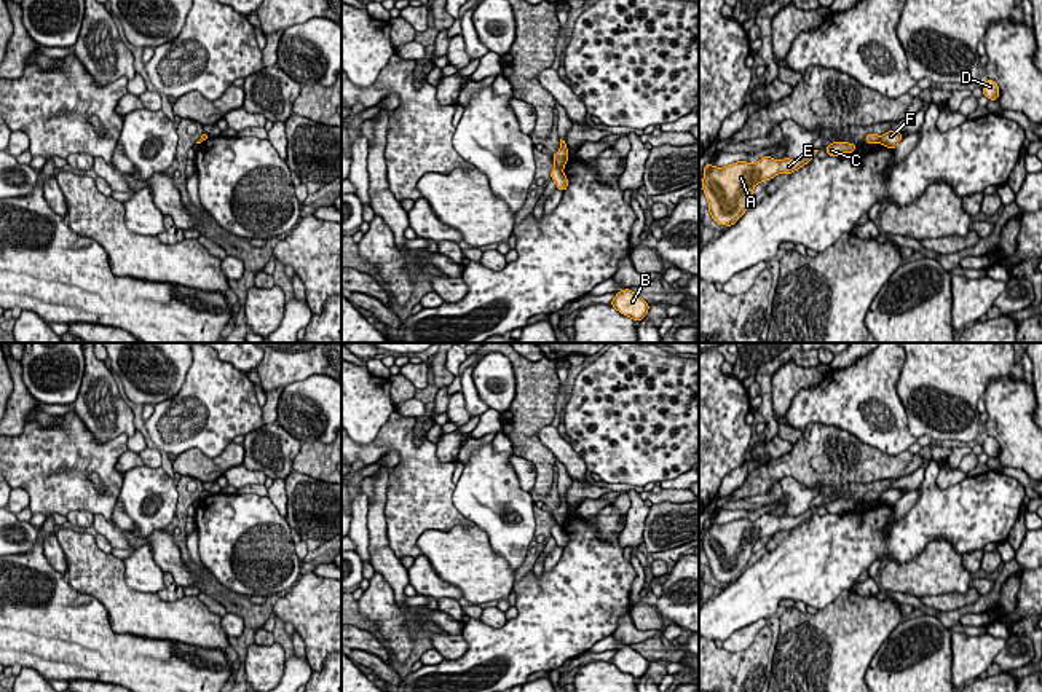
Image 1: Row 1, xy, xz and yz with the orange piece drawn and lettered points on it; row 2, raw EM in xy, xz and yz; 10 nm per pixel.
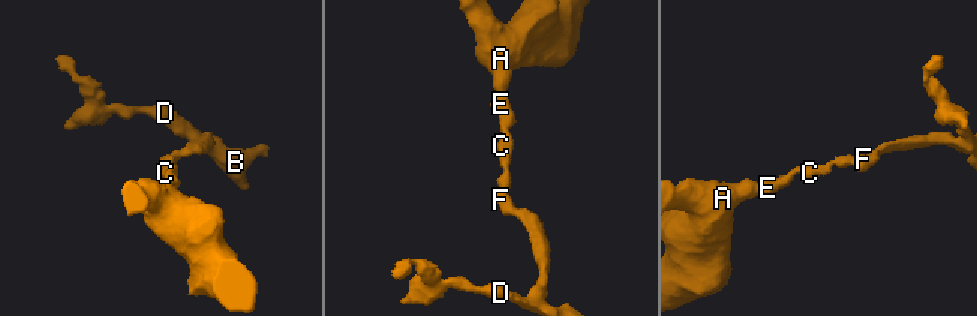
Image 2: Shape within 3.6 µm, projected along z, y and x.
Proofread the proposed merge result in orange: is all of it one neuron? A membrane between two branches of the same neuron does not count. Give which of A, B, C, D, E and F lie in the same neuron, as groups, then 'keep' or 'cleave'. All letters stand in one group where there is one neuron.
groups A C E / B D F; cleave

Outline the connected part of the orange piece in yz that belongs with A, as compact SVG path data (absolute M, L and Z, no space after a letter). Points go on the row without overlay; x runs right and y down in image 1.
M819 507L809 509L799 517L783 515L780 518L764 513L758 520L732 520L724 525L704 523L702 547L708 558L708 569L715 580L731 584L748 566L753 545L771 537L777 531L791 531L807 521Z

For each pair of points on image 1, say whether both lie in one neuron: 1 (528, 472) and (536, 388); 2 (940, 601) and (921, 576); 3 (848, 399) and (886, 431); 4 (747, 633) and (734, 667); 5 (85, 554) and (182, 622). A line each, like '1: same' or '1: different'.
1: different
2: different
3: same
4: different
5: same

